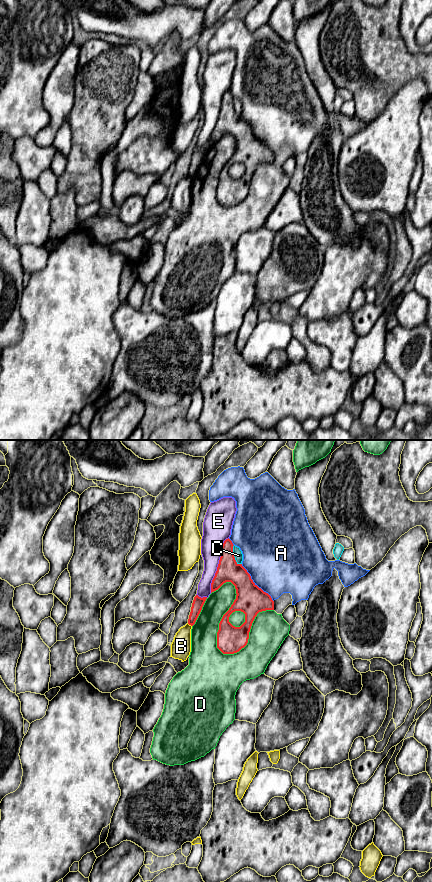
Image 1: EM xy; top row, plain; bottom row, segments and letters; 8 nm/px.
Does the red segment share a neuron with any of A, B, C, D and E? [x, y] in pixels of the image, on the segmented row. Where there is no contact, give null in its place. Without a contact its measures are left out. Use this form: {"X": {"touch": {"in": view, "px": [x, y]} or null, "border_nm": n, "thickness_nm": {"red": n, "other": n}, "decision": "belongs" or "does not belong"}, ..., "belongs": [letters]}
{"A": {"touch": {"in": "xy", "px": [256, 585]}, "border_nm": 400, "thickness_nm": {"red": 240, "other": 480}, "decision": "does not belong"}, "B": {"touch": {"in": "xy", "px": [189, 624]}, "border_nm": 50, "thickness_nm": {"red": 90, "other": 160}, "decision": "does not belong"}, "C": {"touch": {"in": "xy", "px": [233, 556]}, "border_nm": 170, "thickness_nm": {"red": 180, "other": 70}, "decision": "does not belong"}, "D": {"touch": {"in": "xy", "px": [220, 621]}, "border_nm": 600, "thickness_nm": {"red": 220, "other": 200}, "decision": "does not belong"}, "E": {"touch": {"in": "xy", "px": [218, 565]}, "border_nm": 480, "thickness_nm": {"red": 180, "other": 190}, "decision": "does not belong"}, "belongs": []}

